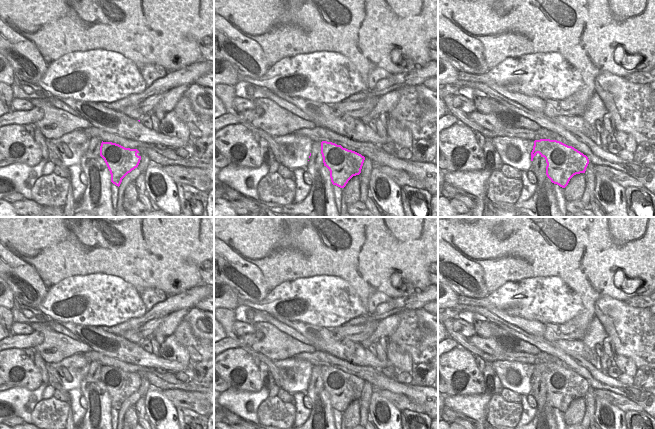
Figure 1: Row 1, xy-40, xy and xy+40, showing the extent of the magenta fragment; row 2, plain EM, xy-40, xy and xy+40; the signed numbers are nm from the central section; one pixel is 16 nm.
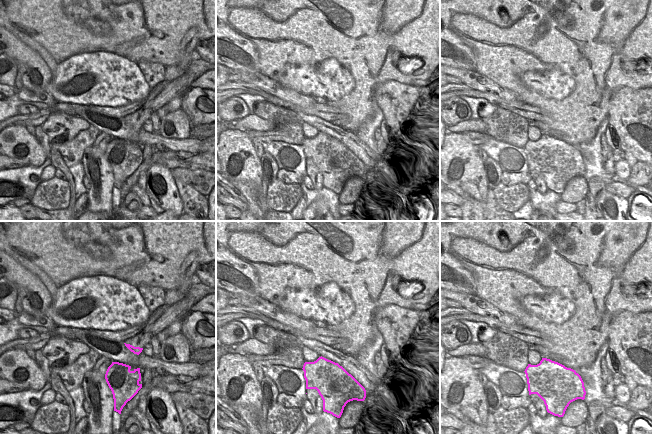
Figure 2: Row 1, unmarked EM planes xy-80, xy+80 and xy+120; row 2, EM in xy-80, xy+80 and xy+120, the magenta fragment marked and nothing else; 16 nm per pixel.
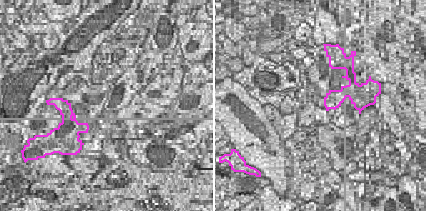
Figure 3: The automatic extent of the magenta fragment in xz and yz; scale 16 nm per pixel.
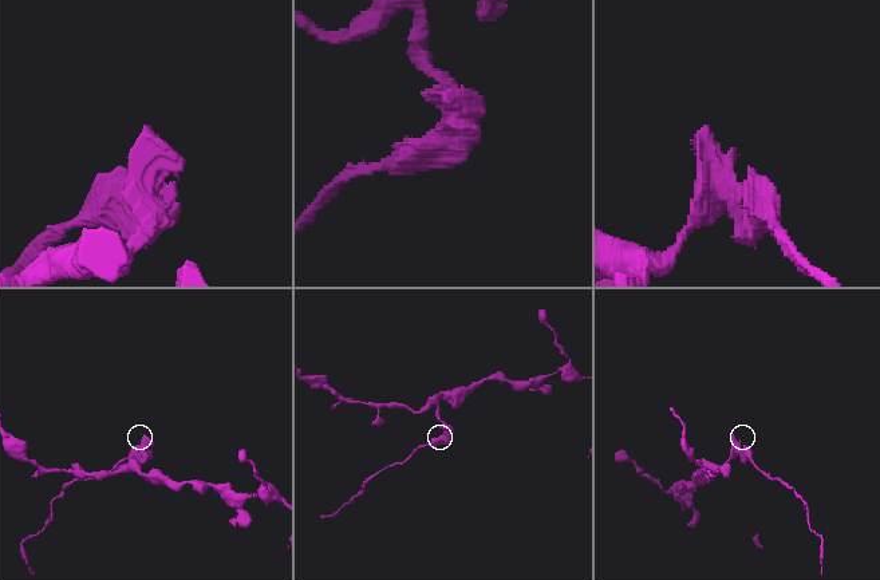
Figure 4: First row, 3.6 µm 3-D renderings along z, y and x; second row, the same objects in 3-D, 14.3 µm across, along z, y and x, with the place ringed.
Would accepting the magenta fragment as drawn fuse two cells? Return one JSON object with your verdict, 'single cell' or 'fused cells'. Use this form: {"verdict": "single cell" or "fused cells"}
{"verdict": "fused cells"}

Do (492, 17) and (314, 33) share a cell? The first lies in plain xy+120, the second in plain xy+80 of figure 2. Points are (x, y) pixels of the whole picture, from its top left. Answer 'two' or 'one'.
one

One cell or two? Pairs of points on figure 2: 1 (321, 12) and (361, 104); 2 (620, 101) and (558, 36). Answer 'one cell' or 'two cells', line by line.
1: one cell
2: two cells

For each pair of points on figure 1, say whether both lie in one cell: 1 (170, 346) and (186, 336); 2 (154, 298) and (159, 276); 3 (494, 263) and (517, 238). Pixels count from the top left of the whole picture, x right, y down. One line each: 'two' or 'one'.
1: two
2: two
3: one

